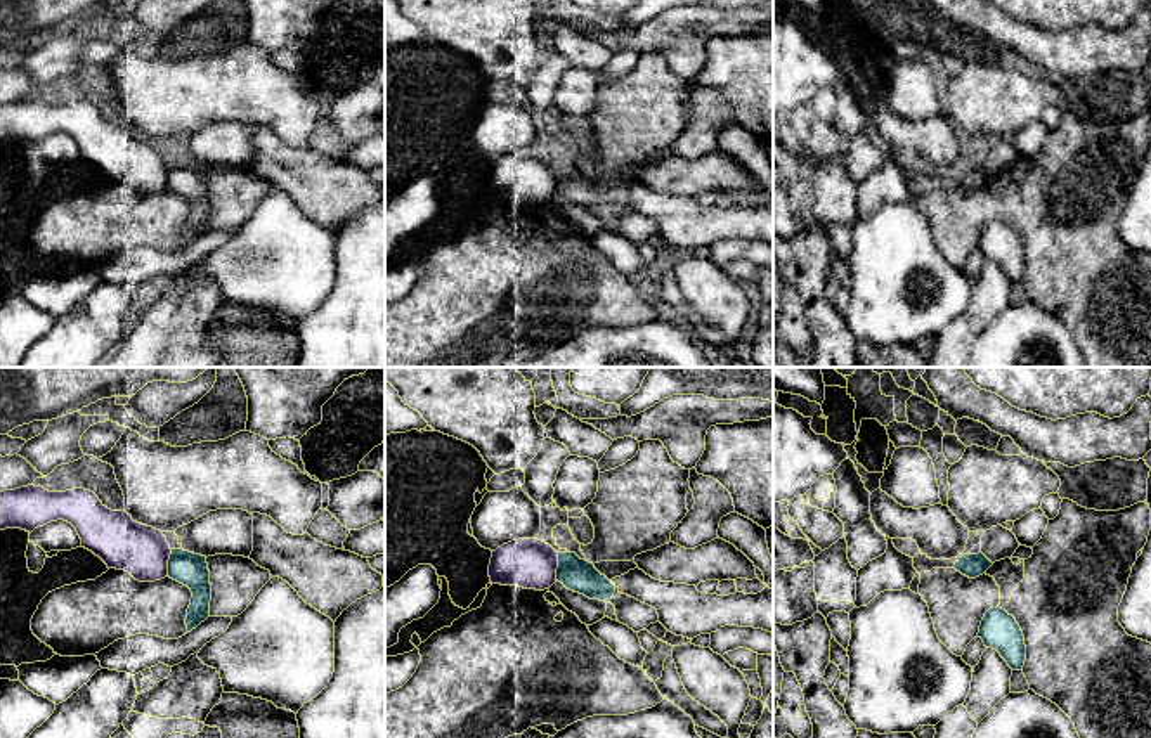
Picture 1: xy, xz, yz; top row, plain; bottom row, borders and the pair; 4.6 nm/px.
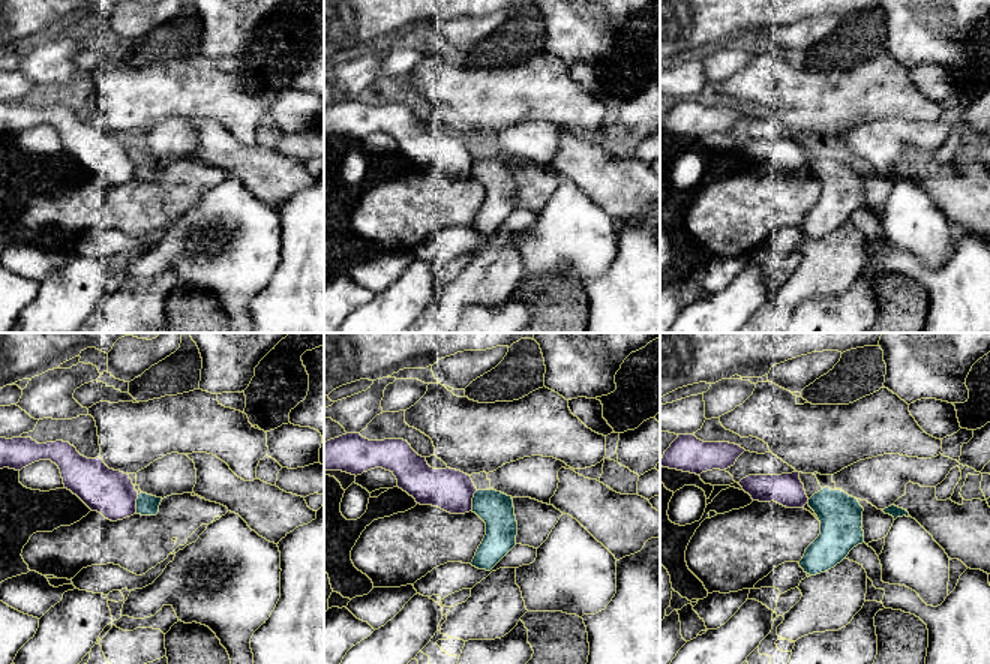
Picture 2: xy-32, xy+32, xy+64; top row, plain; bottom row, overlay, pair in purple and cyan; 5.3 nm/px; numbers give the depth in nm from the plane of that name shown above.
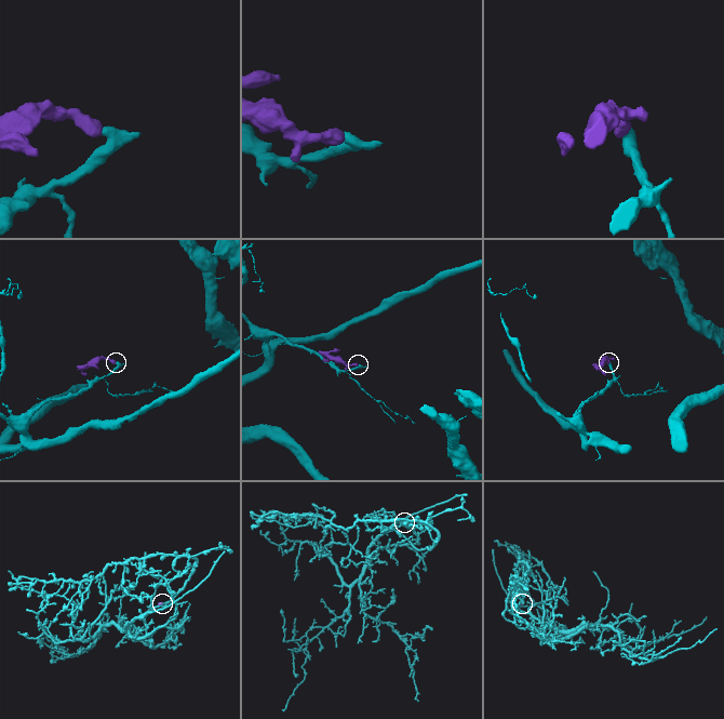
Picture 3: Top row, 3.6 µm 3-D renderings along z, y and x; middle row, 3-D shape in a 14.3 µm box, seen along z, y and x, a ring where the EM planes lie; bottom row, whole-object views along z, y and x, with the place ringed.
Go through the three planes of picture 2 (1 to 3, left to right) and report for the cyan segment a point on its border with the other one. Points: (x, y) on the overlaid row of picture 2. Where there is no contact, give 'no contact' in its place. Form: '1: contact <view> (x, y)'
1: contact xy-32 (135, 504)
2: contact xy+32 (471, 501)
3: contact xy+64 (807, 501)

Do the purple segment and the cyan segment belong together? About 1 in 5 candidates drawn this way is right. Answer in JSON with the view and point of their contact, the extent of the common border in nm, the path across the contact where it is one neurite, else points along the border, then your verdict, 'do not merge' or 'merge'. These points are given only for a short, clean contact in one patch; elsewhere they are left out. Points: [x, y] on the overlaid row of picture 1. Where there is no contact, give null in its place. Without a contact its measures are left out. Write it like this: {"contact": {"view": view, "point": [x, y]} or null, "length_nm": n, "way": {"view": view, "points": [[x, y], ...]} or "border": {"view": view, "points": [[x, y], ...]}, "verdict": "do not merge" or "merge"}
{"contact": {"view": "xy", "point": [167, 563]}, "length_nm": 130, "verdict": "do not merge"}

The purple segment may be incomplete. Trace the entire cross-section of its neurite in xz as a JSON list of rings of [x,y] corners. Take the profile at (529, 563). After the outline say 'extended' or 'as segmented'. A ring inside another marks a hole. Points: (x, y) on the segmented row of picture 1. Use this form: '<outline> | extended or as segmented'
[[[518,539],[492,551],[492,584],[544,591],[556,582],[558,553],[537,539]]] | as segmented

